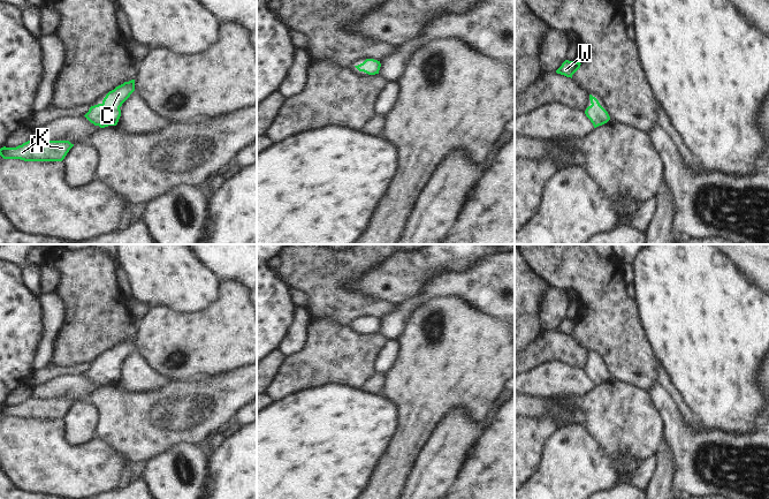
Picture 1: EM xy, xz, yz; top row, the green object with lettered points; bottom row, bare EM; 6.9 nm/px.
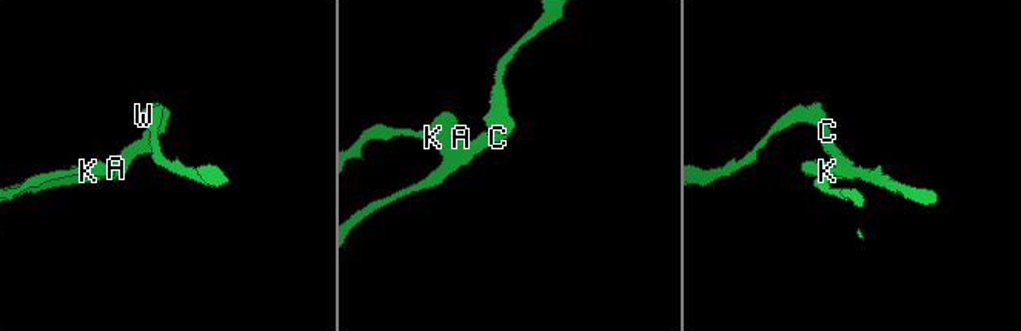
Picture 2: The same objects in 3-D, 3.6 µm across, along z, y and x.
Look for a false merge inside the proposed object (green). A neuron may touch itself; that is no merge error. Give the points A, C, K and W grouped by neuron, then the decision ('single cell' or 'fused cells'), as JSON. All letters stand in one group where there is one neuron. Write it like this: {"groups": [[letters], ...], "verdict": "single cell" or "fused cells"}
{"groups": [["A", "C", "K", "W"]], "verdict": "single cell"}

